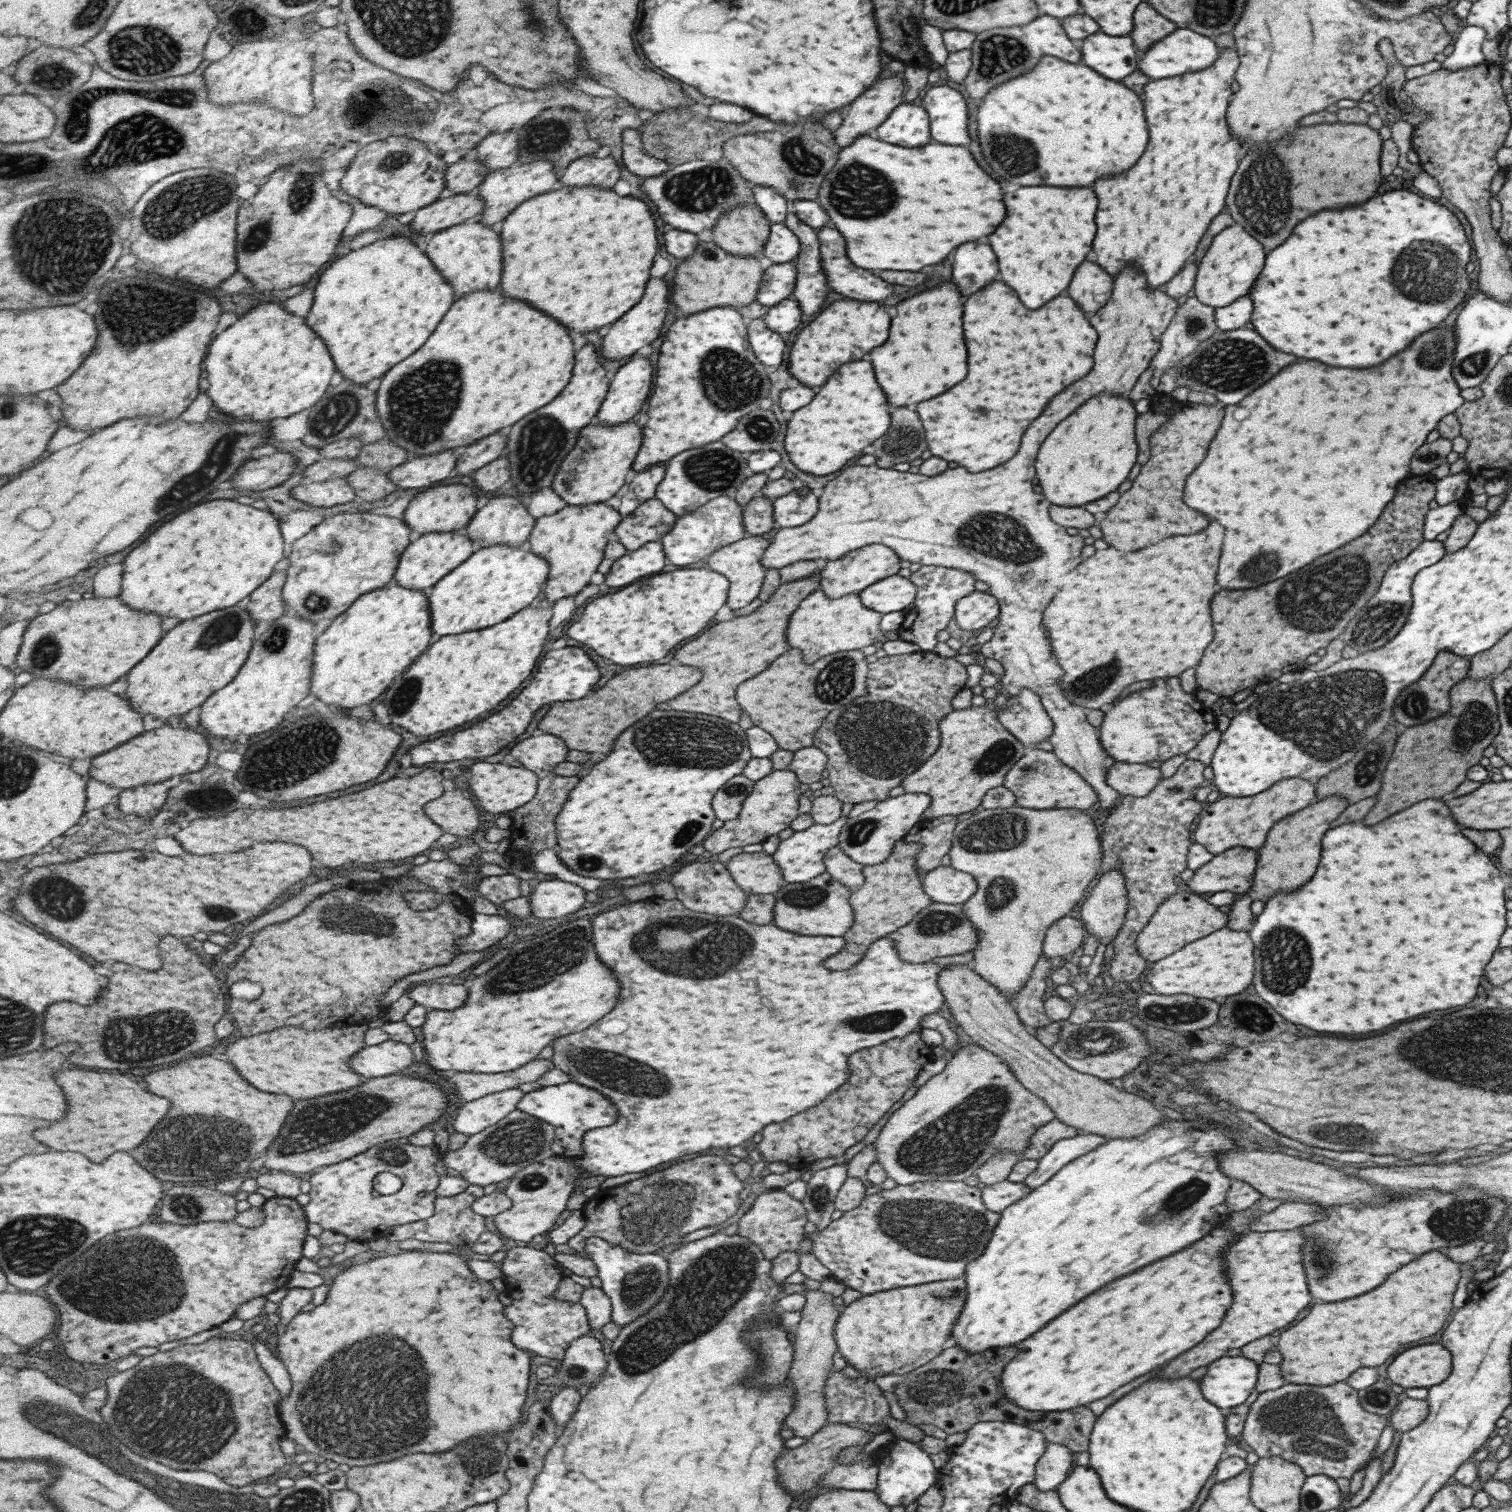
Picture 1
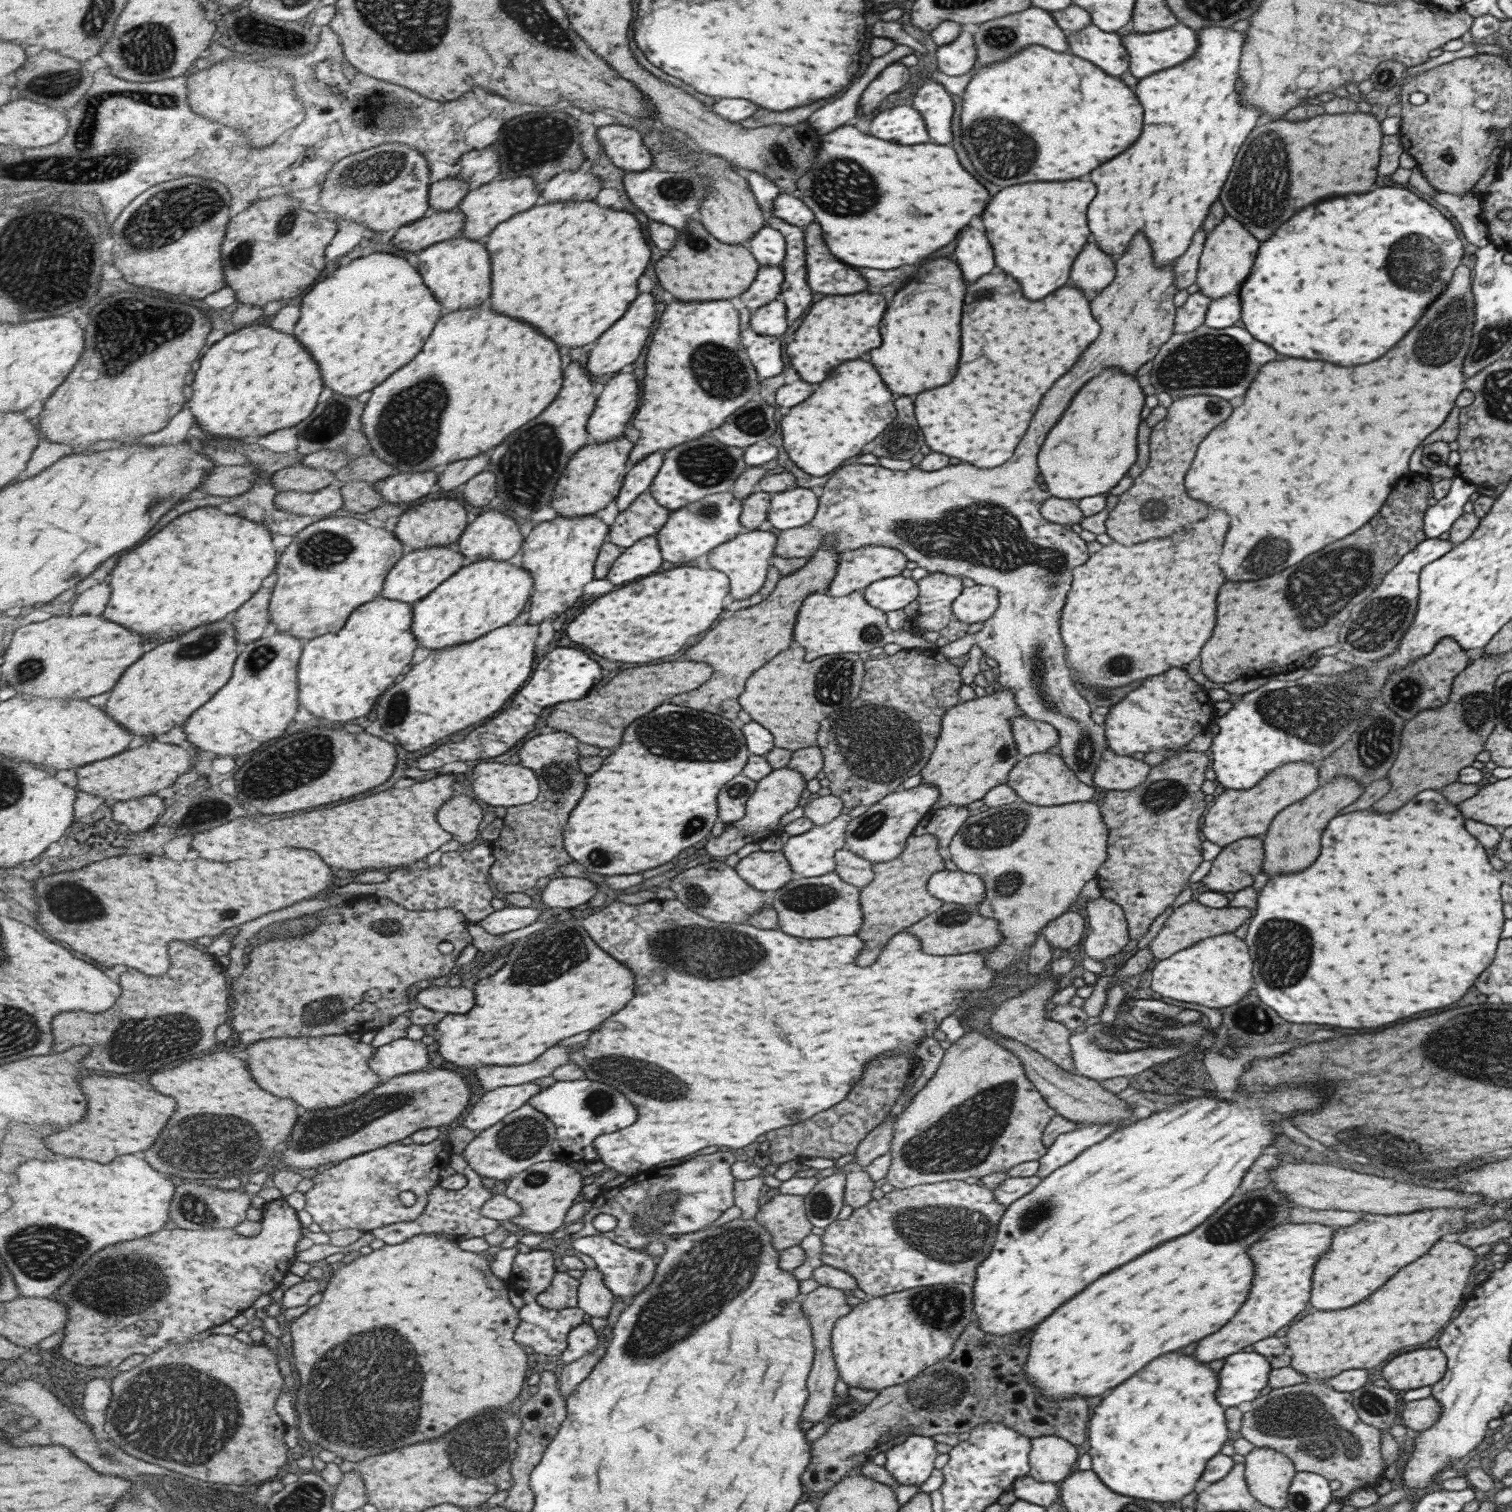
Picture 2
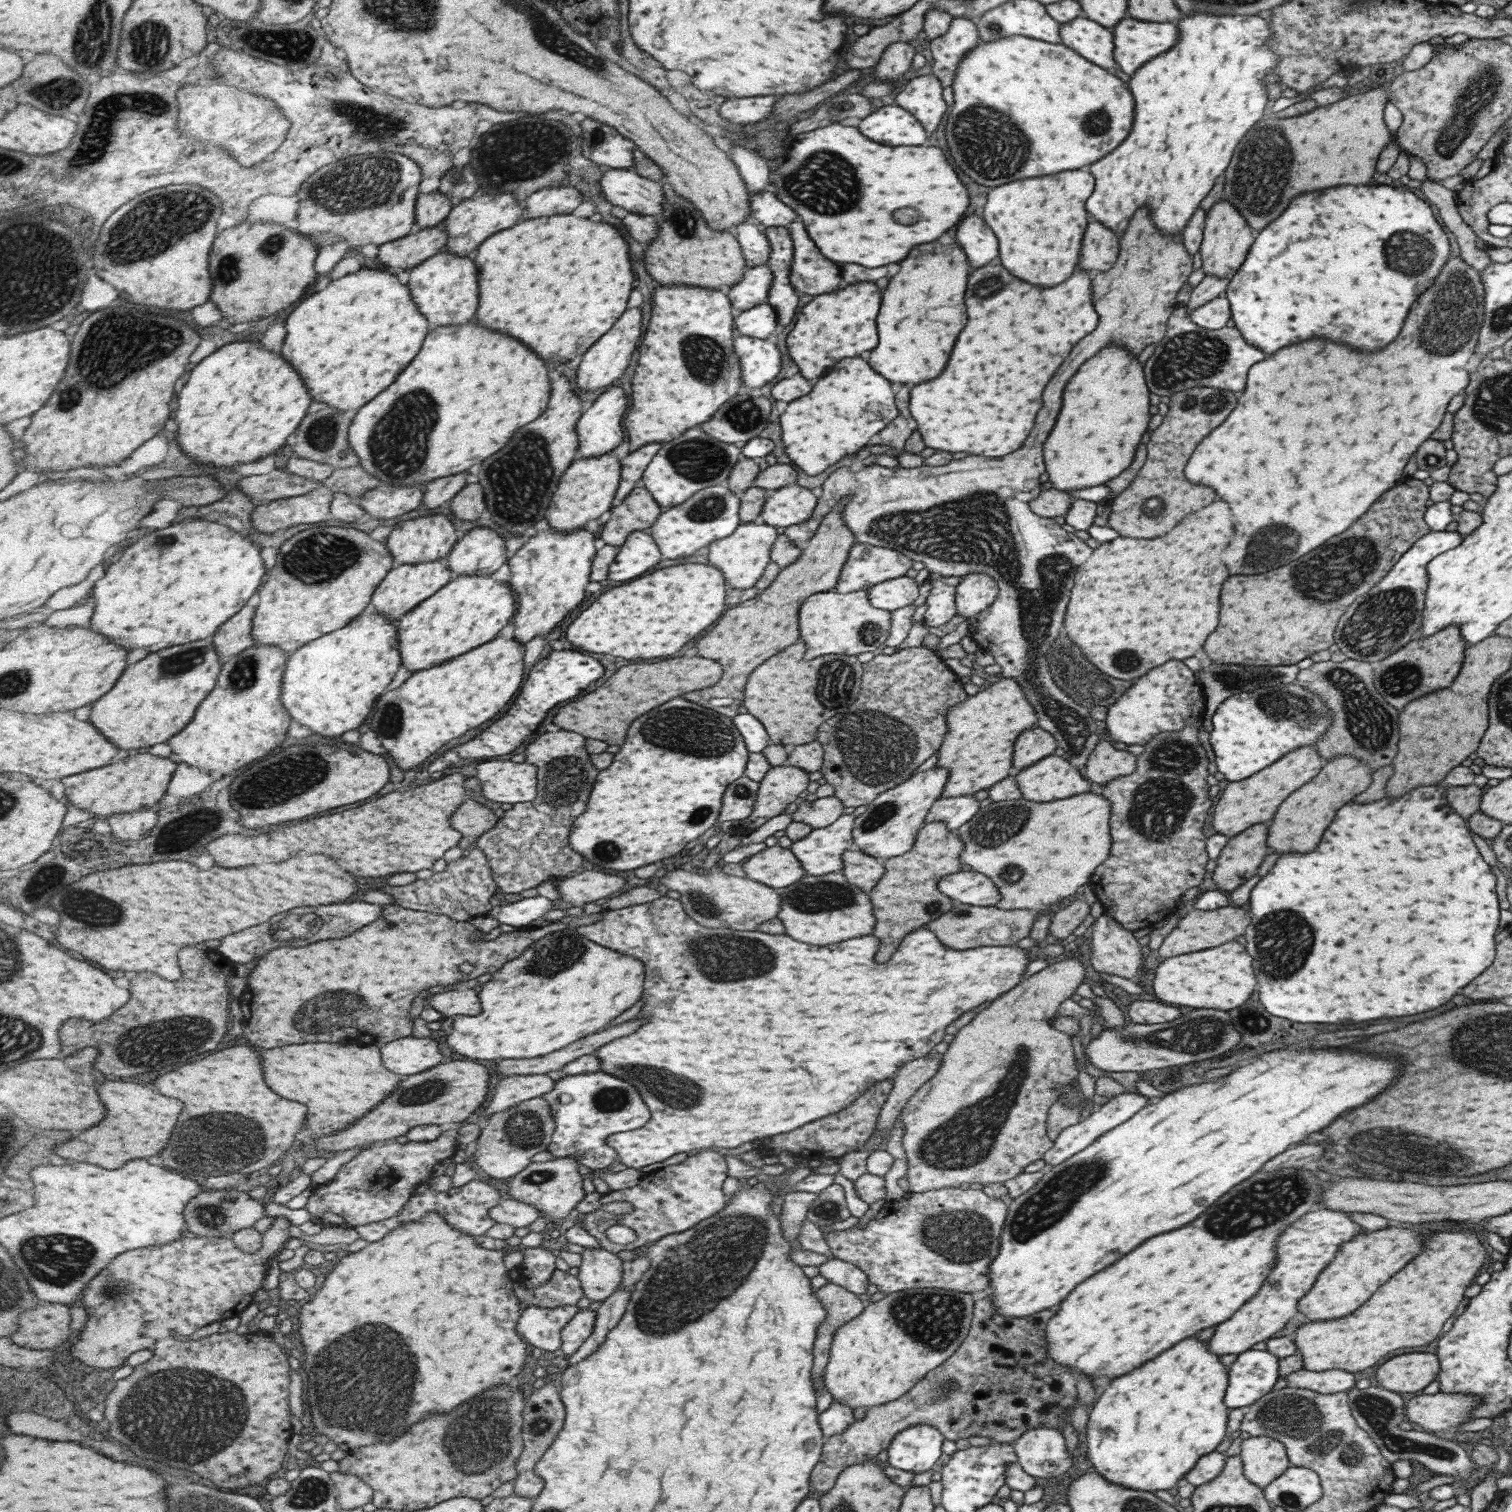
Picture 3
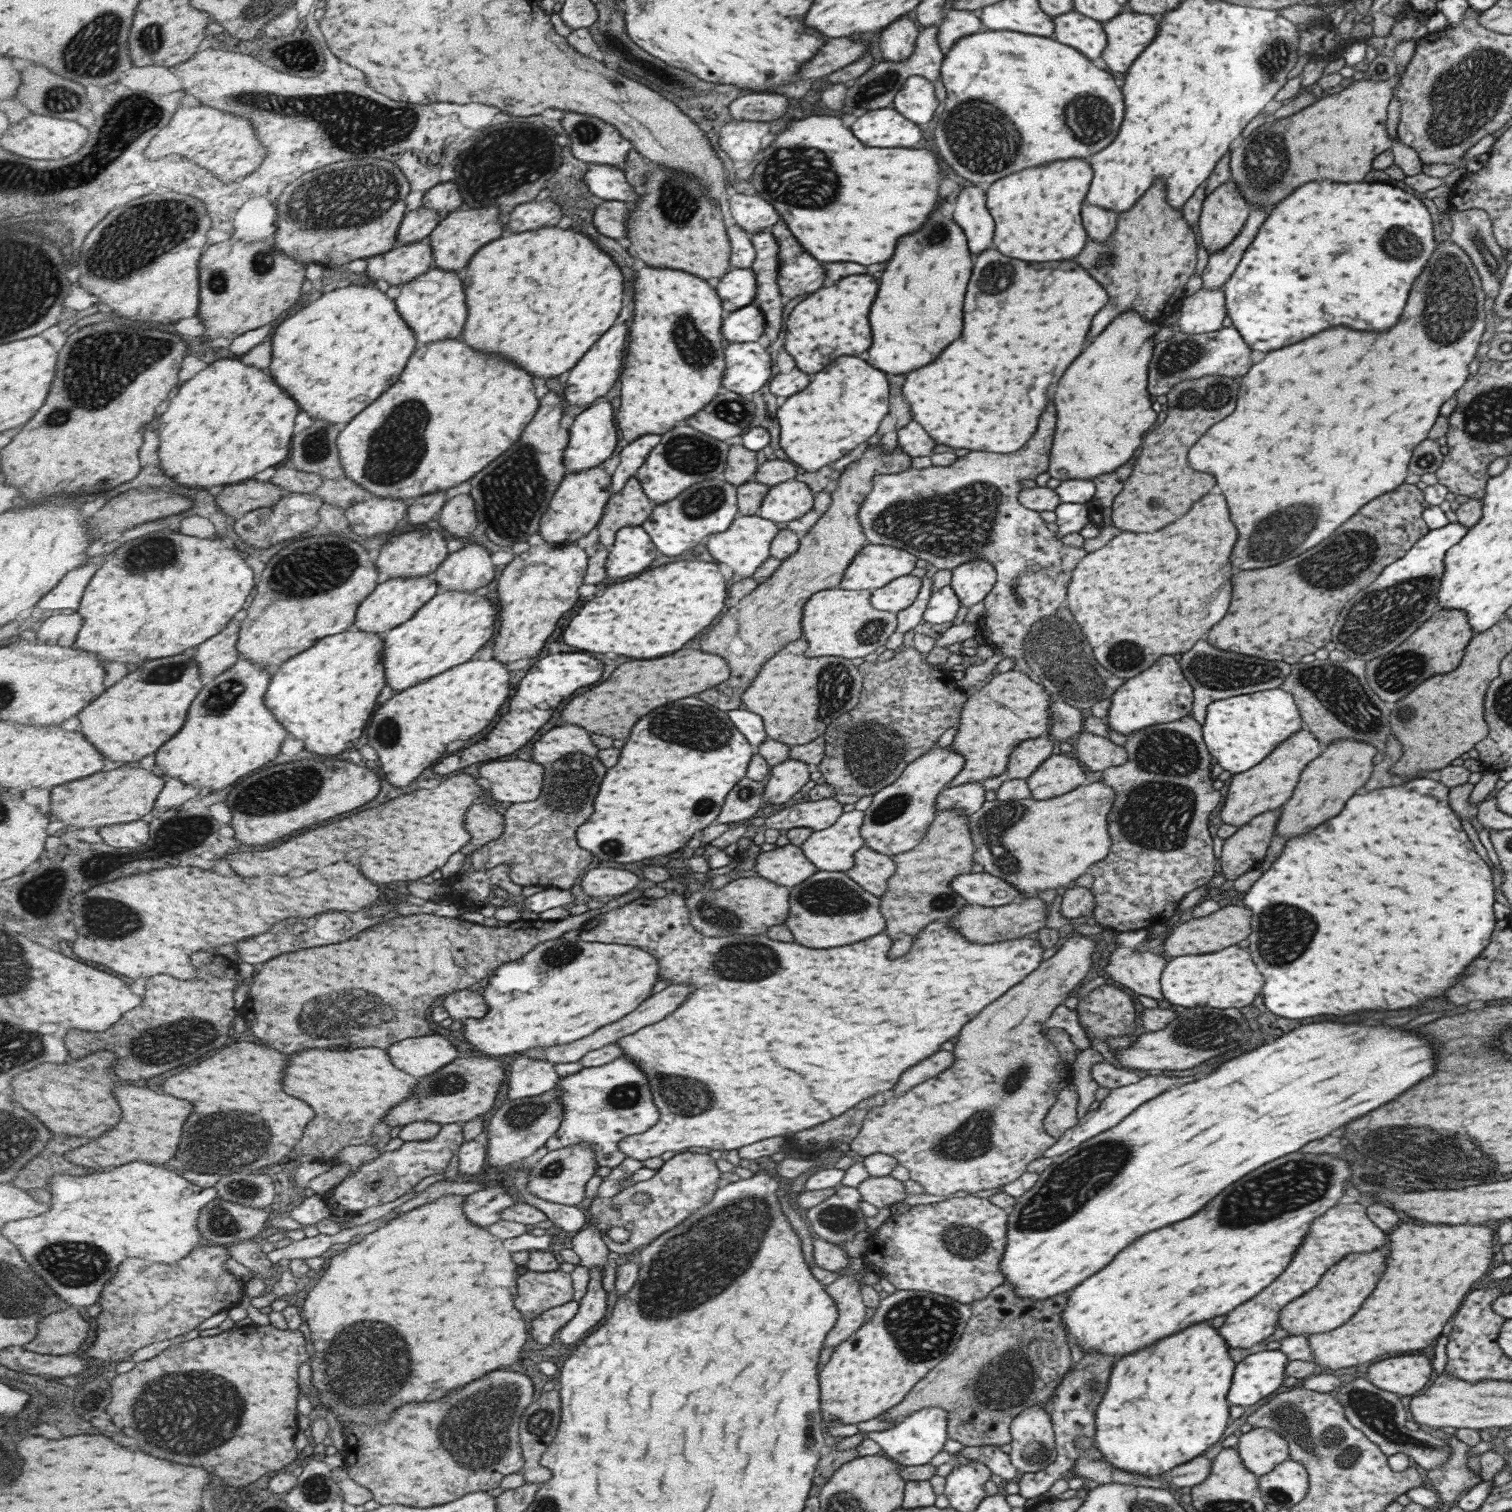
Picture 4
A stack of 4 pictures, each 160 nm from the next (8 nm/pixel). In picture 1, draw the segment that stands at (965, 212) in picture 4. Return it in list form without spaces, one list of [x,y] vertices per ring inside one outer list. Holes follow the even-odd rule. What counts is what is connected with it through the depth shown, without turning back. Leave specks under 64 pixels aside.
[[[965,242],[953,254],[953,282],[961,294],[971,294],[995,280],[997,262],[987,244]]]

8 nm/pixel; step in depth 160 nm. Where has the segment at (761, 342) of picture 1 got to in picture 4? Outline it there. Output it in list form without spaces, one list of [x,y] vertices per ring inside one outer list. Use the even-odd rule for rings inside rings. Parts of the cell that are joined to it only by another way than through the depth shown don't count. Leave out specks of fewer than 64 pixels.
[[[756,341],[731,343],[727,346],[728,366],[724,388],[741,396],[758,393],[771,376],[769,352]]]

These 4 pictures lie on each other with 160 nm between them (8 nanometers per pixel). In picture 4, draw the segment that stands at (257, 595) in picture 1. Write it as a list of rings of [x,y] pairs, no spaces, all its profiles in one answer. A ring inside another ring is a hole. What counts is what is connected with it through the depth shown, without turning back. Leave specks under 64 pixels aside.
[[[248,610],[237,613],[223,632],[197,647],[194,658],[200,666],[200,677],[206,683],[235,666],[241,658],[238,644],[241,625],[247,615]]]

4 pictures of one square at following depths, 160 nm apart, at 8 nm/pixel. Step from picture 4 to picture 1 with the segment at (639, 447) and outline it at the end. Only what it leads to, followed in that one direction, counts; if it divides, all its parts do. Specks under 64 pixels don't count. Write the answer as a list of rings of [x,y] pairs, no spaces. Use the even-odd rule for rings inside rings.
[[[663,464],[651,466],[649,469],[637,472],[628,484],[628,492],[620,498],[618,510],[625,517],[634,513],[646,500],[656,497],[659,484],[663,482],[666,468]]]

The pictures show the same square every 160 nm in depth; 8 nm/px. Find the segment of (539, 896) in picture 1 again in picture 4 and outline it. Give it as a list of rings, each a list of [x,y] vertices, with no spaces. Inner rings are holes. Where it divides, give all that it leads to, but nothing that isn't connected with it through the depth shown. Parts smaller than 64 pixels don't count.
[[[617,868],[591,869],[581,880],[583,892],[593,899],[605,900],[627,894],[639,886],[639,876]]]

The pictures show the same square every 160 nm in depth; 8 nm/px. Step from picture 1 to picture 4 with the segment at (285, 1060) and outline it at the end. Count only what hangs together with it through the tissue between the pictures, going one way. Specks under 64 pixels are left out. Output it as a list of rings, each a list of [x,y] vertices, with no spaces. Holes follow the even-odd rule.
[[[313,1048],[299,1052],[291,1058],[291,1066],[287,1068],[285,1076],[285,1090],[289,1090],[289,1094],[305,1102],[309,1100],[309,1106],[317,1110],[317,1118],[307,1126],[307,1132],[295,1148],[297,1152],[303,1156],[312,1156],[312,1160],[333,1165],[338,1162],[337,1154],[344,1146],[347,1148],[357,1144],[372,1144],[375,1141],[373,1128],[379,1122],[383,1122],[383,1116],[387,1116],[397,1104],[411,1098],[417,1088],[417,1078],[395,1068],[387,1052],[388,1049],[379,1050],[379,1048],[359,1048],[353,1052]]]

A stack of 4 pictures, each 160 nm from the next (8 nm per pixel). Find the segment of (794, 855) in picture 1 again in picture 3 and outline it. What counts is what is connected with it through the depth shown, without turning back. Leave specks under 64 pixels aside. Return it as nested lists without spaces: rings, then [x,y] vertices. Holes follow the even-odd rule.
[[[841,814],[830,826],[825,828],[812,829],[807,836],[801,840],[793,842],[788,848],[800,861],[800,866],[807,876],[819,877],[823,874],[830,874],[841,871],[841,855],[844,850],[853,849],[852,832],[853,822],[856,819],[853,814]]]

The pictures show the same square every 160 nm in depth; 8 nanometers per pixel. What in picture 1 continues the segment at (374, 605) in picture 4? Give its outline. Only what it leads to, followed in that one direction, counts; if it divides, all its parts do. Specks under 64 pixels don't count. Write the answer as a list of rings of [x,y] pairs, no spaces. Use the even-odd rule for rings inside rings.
[[[466,529],[423,534],[405,549],[395,579],[401,586],[411,590],[430,591],[442,578],[468,561],[479,549]]]

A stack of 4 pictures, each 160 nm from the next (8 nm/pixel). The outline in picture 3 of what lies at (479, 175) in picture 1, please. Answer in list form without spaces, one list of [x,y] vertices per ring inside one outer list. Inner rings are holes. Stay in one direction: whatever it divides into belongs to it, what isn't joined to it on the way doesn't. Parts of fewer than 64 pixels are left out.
[[[444,192],[422,194],[416,202],[416,229],[425,230],[441,224],[453,209],[450,196]]]

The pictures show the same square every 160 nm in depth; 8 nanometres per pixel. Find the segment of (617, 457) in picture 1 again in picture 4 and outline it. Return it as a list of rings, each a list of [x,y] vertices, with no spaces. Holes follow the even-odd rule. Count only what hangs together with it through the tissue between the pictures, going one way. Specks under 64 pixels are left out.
[[[598,467],[581,472],[568,472],[541,519],[539,533],[542,538],[552,546],[567,546],[598,528],[604,517],[606,505],[613,495],[609,493],[611,486],[612,476]]]

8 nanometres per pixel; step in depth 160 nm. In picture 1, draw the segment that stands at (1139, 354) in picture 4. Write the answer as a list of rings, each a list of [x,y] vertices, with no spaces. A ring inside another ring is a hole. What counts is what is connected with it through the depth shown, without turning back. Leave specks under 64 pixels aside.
[[[1099,394],[1053,428],[1037,452],[1034,468],[1042,488],[1041,495],[1050,504],[1081,507],[1113,492],[1125,482],[1137,456],[1133,440],[1136,421],[1133,405],[1127,397]]]

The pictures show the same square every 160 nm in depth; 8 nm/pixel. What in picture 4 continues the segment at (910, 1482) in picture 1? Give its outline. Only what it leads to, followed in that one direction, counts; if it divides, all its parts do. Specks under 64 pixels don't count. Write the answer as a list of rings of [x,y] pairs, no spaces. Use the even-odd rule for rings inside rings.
[[[925,1407],[905,1416],[891,1429],[866,1432],[864,1437],[876,1442],[899,1467],[927,1464],[937,1452],[942,1450],[945,1440],[948,1439],[945,1414],[946,1410],[941,1407]]]

